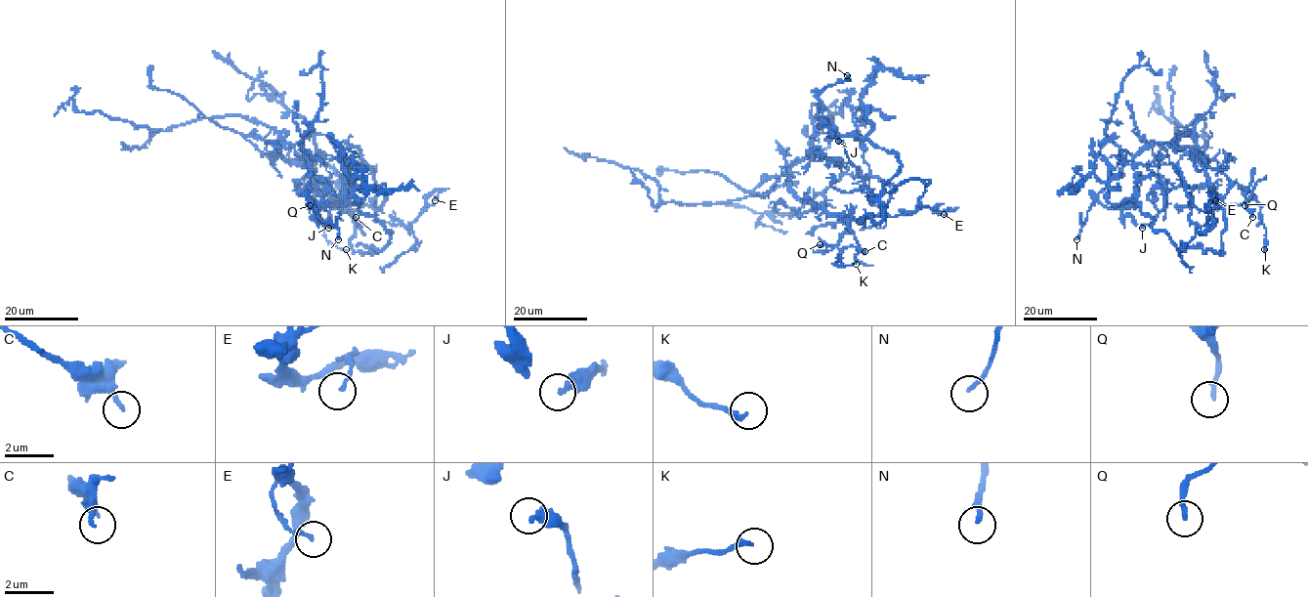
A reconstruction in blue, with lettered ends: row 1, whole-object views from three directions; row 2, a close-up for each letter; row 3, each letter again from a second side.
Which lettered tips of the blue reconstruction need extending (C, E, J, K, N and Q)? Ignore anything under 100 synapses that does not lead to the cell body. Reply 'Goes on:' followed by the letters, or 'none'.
Goes on: none

